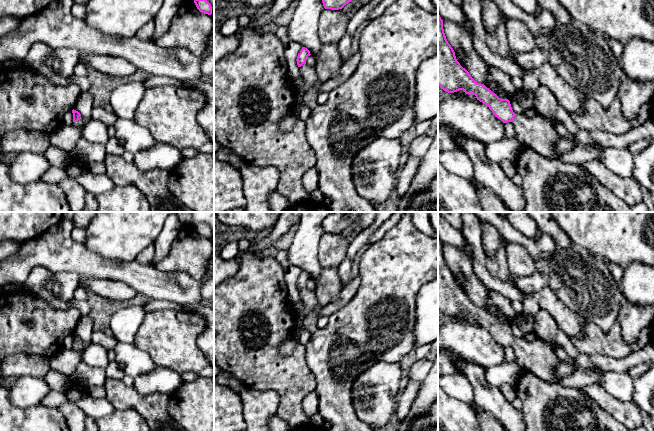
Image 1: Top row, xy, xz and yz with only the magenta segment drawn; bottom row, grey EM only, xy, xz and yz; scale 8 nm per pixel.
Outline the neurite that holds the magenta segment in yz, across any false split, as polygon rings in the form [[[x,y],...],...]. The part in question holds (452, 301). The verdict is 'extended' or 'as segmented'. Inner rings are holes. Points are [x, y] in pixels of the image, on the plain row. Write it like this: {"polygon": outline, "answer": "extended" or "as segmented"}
{"polygon": [[[438,238],[438,309],[448,317],[463,314],[473,318],[477,324],[489,331],[493,338],[503,347],[512,346],[516,362],[544,382],[555,382],[561,377],[555,370],[561,361],[554,353],[553,347],[540,338],[515,338],[508,323],[501,323],[489,312],[477,307],[457,285],[455,276],[448,267],[443,244]]], "answer": "extended"}

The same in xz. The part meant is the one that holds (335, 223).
{"polygon": [[[333,212],[322,222],[325,233],[339,234],[351,226],[360,212]]], "answer": "as segmented"}

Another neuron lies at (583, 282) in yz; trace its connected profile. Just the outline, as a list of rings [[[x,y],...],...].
[[[556,246],[547,261],[549,287],[575,314],[608,332],[625,298],[607,262],[582,248]]]

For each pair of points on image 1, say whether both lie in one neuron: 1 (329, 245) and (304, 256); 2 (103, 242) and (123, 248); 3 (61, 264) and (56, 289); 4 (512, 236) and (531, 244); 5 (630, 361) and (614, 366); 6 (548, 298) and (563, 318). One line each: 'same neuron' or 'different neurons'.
1: different neurons
2: same neuron
3: different neurons
4: same neuron
5: same neuron
6: same neuron

